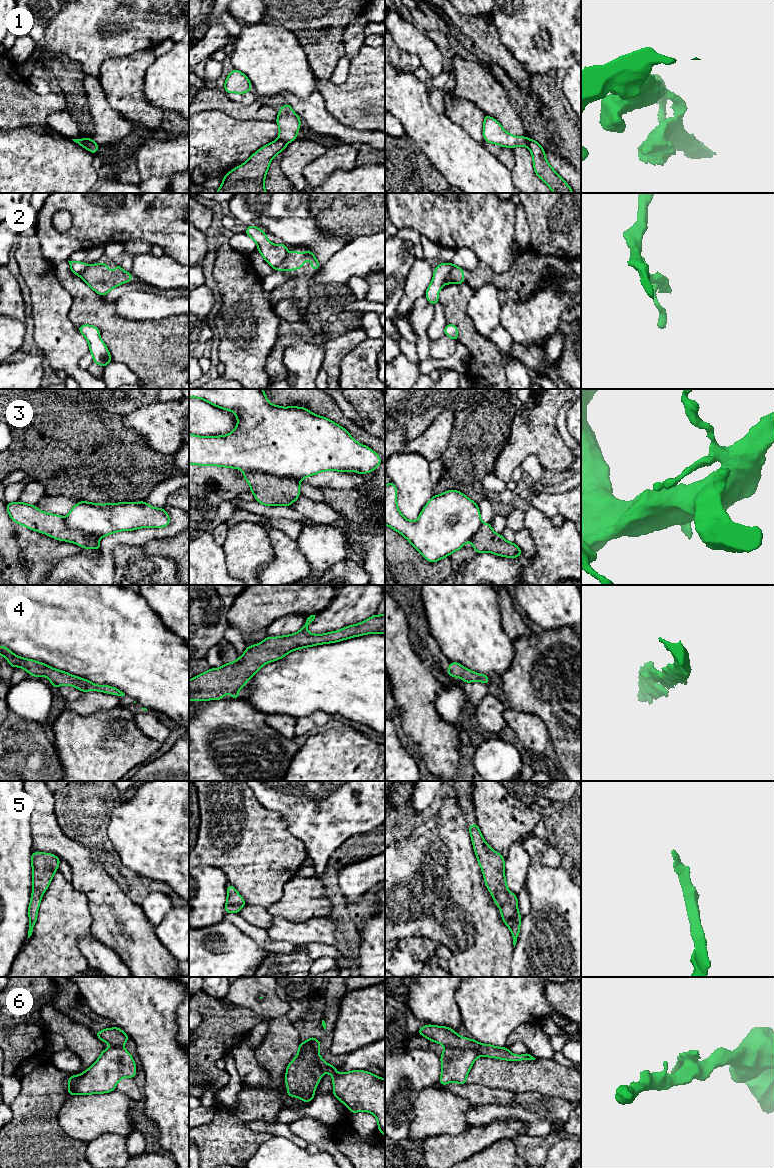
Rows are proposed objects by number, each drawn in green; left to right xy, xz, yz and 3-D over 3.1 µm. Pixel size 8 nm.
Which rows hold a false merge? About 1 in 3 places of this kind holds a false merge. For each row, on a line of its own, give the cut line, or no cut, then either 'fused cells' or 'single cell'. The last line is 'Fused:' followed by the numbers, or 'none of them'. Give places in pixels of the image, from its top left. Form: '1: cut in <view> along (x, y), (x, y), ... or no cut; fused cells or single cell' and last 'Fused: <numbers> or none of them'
1: cut in xy along (83, 139), (88, 149); fused cells
2: cut in yz along (455, 266), (443, 283); fused cells
3: cut in xz along (244, 470), (288, 477), (299, 483); fused cells
4: no cut; single cell
5: no cut; single cell
6: cut in xz along (299, 1047), (311, 1047), (313, 1049), (315, 1063), (322, 1073); fused cells
Fused: 1, 2, 3, 6

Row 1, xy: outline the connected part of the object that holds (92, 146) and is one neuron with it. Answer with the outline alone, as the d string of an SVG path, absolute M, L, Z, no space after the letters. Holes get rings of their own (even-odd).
M91 137L84 139L84 141L85 141L85 143L86 143L87 149L88 149L91 153L93 153L93 154L97 153L97 151L98 151L98 149L99 149L99 145L98 145L96 142L94 142L94 141L91 139Z

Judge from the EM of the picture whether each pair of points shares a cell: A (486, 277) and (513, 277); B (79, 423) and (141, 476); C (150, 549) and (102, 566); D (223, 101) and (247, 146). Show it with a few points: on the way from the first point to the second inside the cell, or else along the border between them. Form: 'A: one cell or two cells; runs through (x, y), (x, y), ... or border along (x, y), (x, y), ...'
A: one cell; runs through (493, 277), (506, 277)
B: one cell; runs through (94, 438), (97, 441), (102, 441), (126, 465)
C: two cells; border along (164, 537), (151, 538), (142, 546)
D: two cells; border along (210, 109), (218, 109), (237, 119), (255, 120)

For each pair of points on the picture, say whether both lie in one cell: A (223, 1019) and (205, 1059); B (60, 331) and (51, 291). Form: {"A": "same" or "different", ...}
{"A": "same", "B": "same"}

